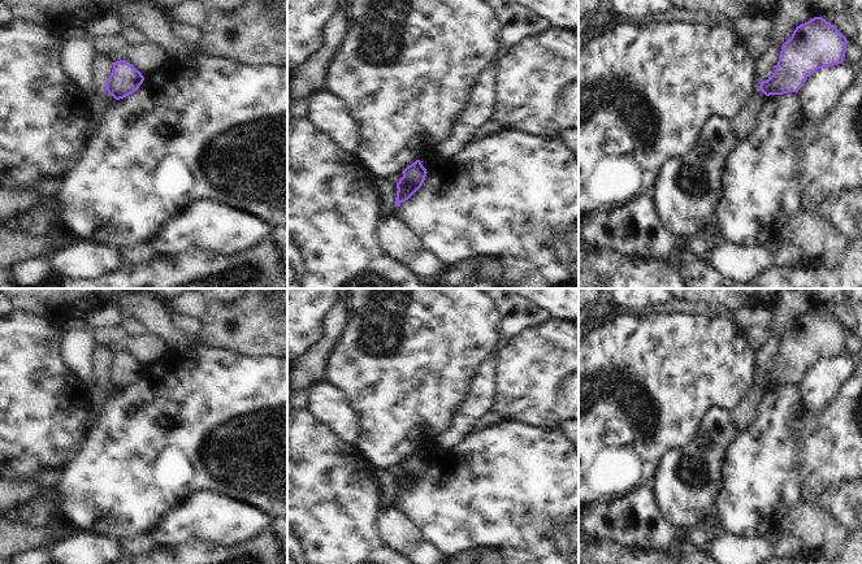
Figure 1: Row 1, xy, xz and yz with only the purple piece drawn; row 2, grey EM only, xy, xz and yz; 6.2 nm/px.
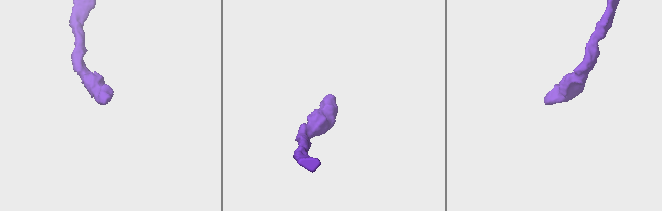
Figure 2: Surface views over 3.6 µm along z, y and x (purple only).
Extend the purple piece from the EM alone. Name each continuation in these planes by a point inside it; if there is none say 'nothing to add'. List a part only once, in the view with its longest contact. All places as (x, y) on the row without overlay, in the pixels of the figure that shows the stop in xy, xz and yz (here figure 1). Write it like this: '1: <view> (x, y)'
nothing to add

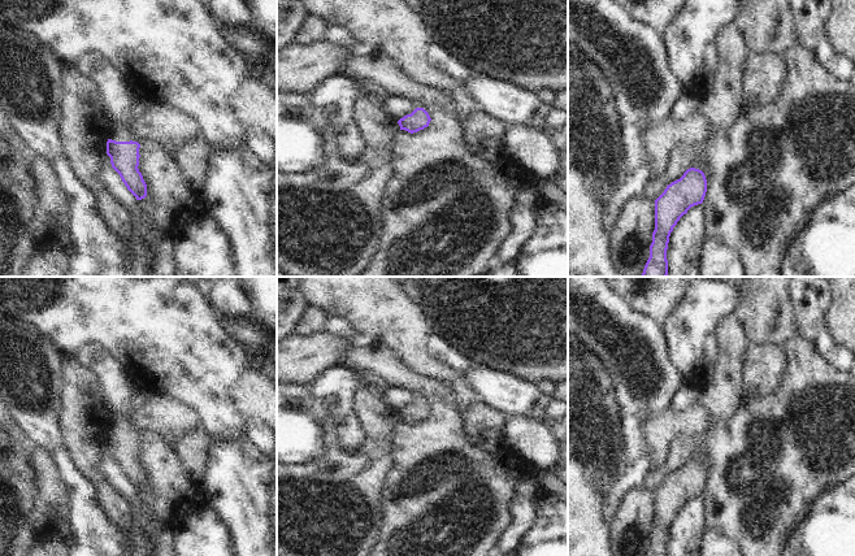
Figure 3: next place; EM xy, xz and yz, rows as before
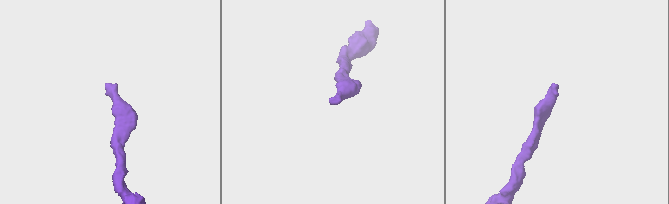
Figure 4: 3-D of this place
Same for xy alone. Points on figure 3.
1: xy (120, 424)

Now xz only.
nothing to add

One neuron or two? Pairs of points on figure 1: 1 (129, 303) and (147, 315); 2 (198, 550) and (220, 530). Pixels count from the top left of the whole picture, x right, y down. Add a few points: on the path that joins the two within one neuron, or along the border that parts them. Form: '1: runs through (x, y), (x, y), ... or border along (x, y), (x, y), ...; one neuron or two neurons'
1: runs through (133, 303), (143, 311); one neuron
2: border along (237, 543), (217, 546), (191, 539), (177, 546); two neurons

